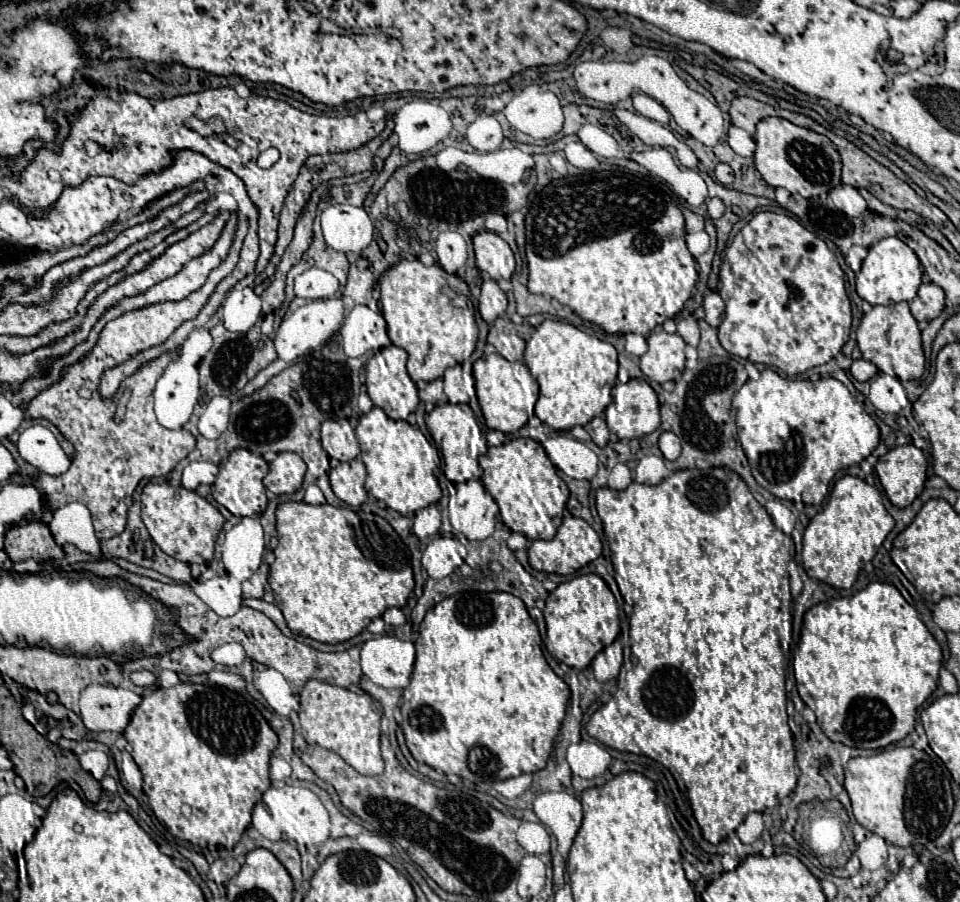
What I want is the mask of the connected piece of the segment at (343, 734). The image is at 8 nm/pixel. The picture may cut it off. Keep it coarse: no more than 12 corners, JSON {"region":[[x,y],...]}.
{"region":[[308,680],[304,740],[364,776],[384,770],[382,708],[370,694]]}

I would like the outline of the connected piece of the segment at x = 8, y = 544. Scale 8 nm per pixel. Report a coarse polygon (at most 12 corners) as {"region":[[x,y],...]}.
{"region":[[42,522],[14,526],[4,536],[12,562],[64,558]]}

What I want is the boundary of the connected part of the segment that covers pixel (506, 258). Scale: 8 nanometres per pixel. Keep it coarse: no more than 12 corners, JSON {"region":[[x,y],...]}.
{"region":[[494,232],[472,238],[476,266],[492,280],[510,280],[514,254]]}

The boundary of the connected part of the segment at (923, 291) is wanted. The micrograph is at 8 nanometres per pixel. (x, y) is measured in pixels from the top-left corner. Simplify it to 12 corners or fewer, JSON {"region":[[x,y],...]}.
{"region":[[922,284],[910,302],[912,316],[934,320],[944,308],[944,290]]}

